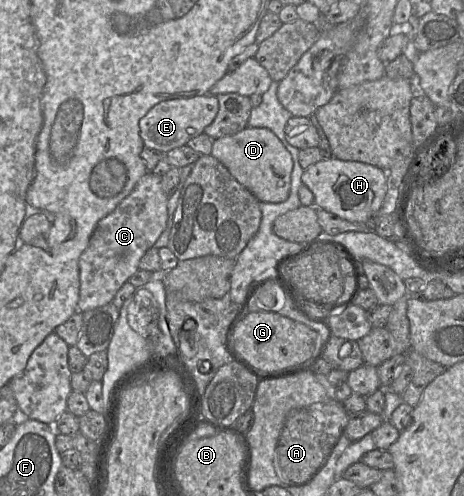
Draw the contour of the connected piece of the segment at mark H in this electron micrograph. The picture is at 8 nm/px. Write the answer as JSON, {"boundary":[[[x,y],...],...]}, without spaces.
{"boundary":[[[326,157],[304,169],[301,181],[314,196],[314,205],[351,222],[370,220],[381,207],[387,189],[386,173],[373,165]]]}

